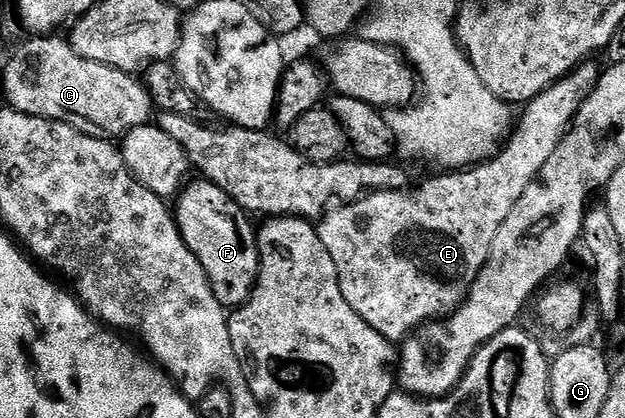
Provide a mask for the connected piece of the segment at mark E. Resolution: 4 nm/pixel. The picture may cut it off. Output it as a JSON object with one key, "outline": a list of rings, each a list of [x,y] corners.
{"outline":[[[594,61],[583,62],[569,75],[529,99],[521,108],[522,120],[513,124],[504,146],[493,157],[473,167],[438,173],[435,179],[420,184],[415,191],[371,191],[355,203],[335,207],[322,216],[317,224],[318,236],[324,241],[324,249],[332,253],[332,261],[336,261],[340,293],[344,293],[344,301],[348,301],[376,333],[391,341],[401,341],[423,323],[451,315],[466,299],[480,269],[484,269],[488,261],[488,253],[492,253],[492,241],[496,241],[496,229],[500,229],[502,217],[520,201],[520,193],[532,185],[540,169],[544,169],[552,153],[556,153],[556,145],[560,145],[580,105],[590,96],[600,74],[600,67],[590,62]]]}

